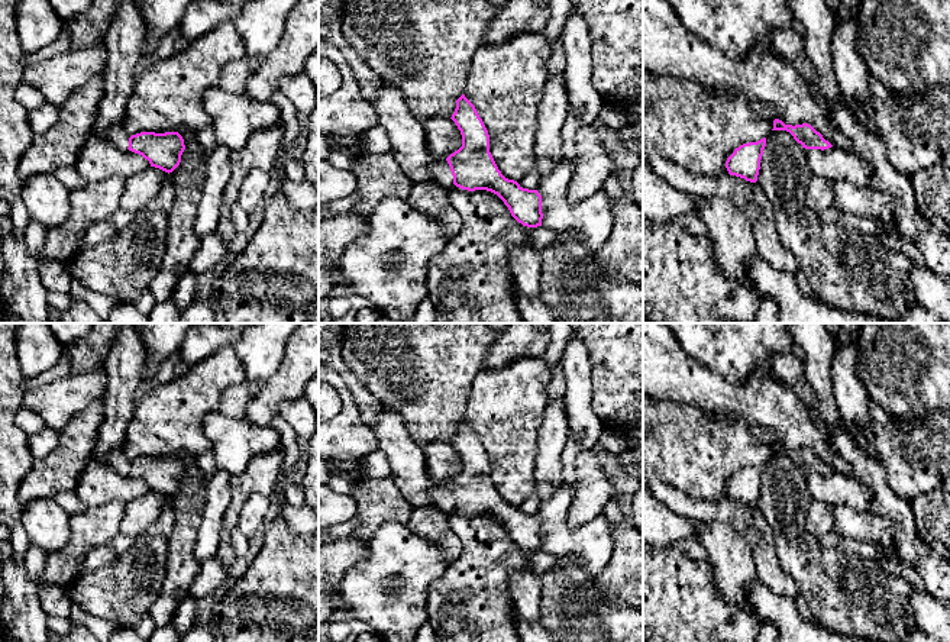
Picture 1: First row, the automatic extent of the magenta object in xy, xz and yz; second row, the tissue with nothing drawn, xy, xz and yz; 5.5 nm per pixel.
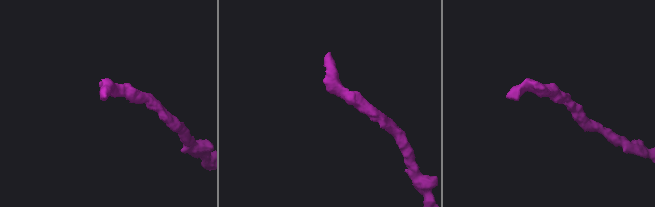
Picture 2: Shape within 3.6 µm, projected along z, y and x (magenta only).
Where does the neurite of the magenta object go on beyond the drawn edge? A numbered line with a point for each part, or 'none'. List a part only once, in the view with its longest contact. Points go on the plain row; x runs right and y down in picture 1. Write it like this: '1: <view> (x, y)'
1: xz (440, 494)

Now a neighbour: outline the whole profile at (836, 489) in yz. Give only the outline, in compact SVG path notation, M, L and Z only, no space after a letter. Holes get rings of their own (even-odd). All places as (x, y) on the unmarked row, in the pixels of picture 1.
M838 471L828 474L807 474L808 490L814 501L824 501L833 506L849 506L857 512L869 512L872 493L854 477Z

